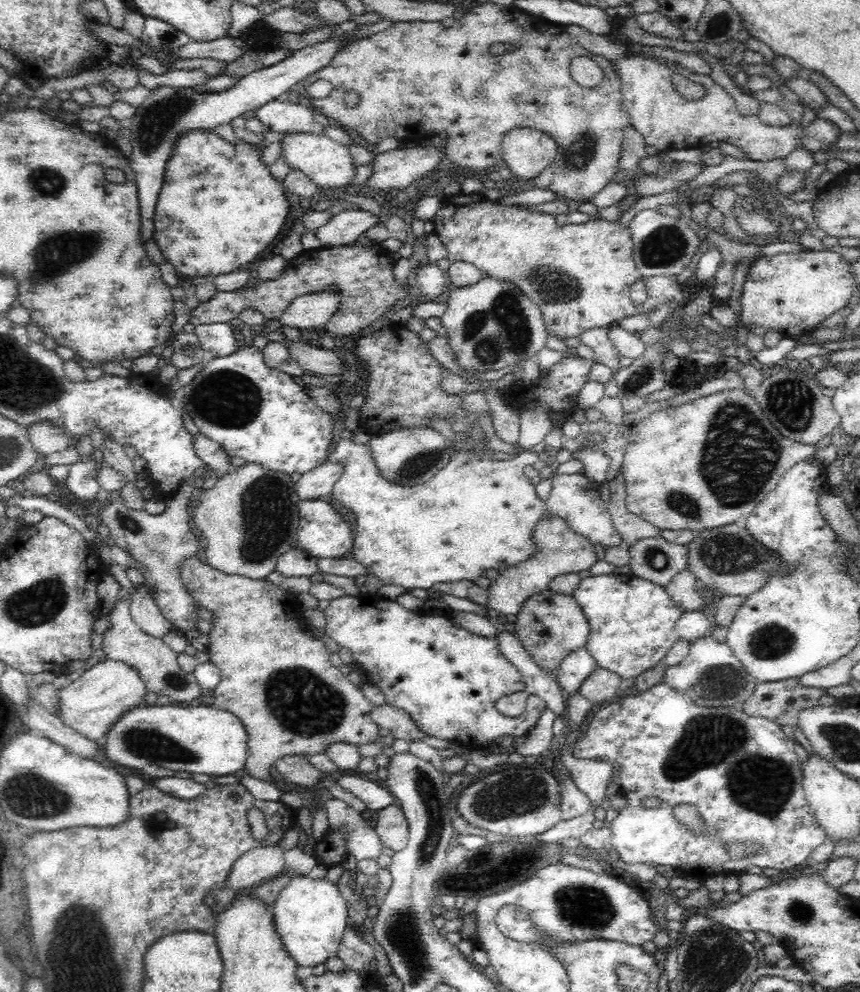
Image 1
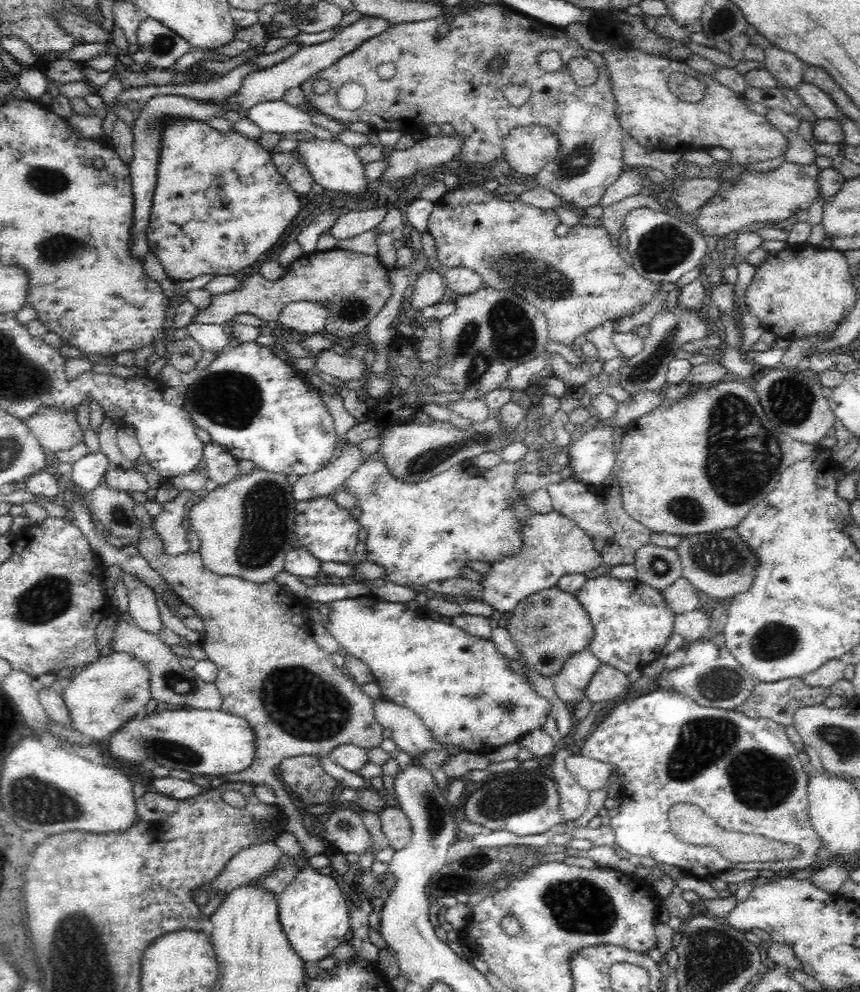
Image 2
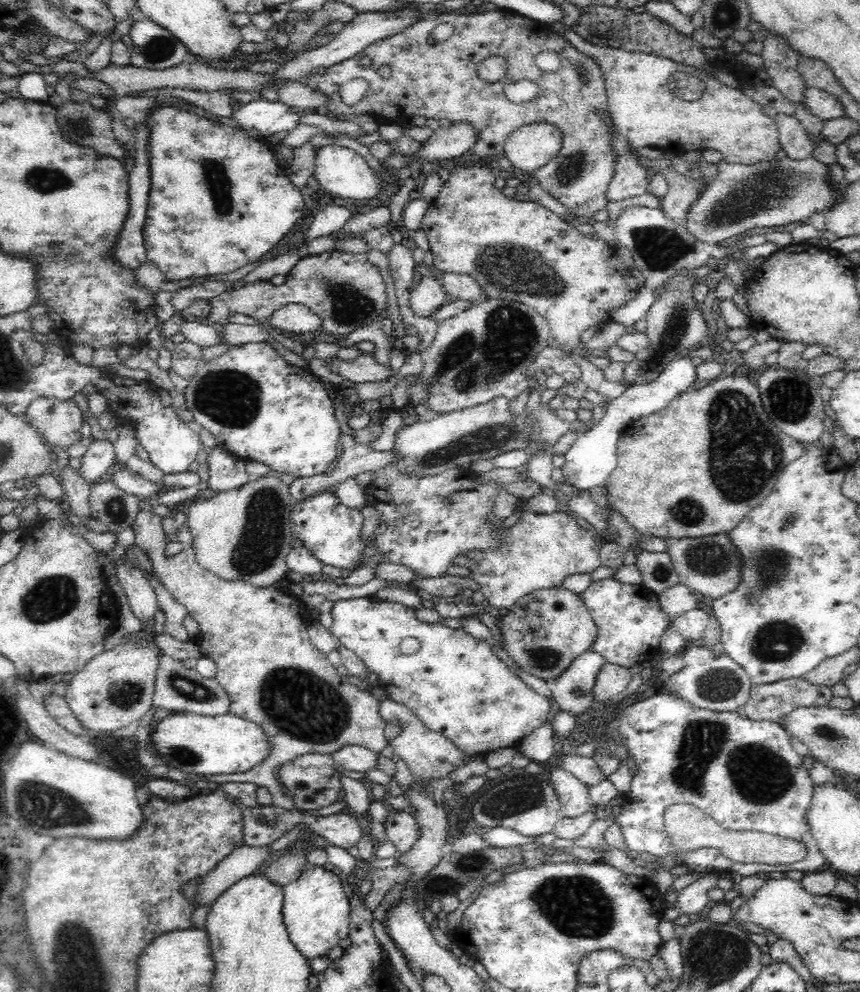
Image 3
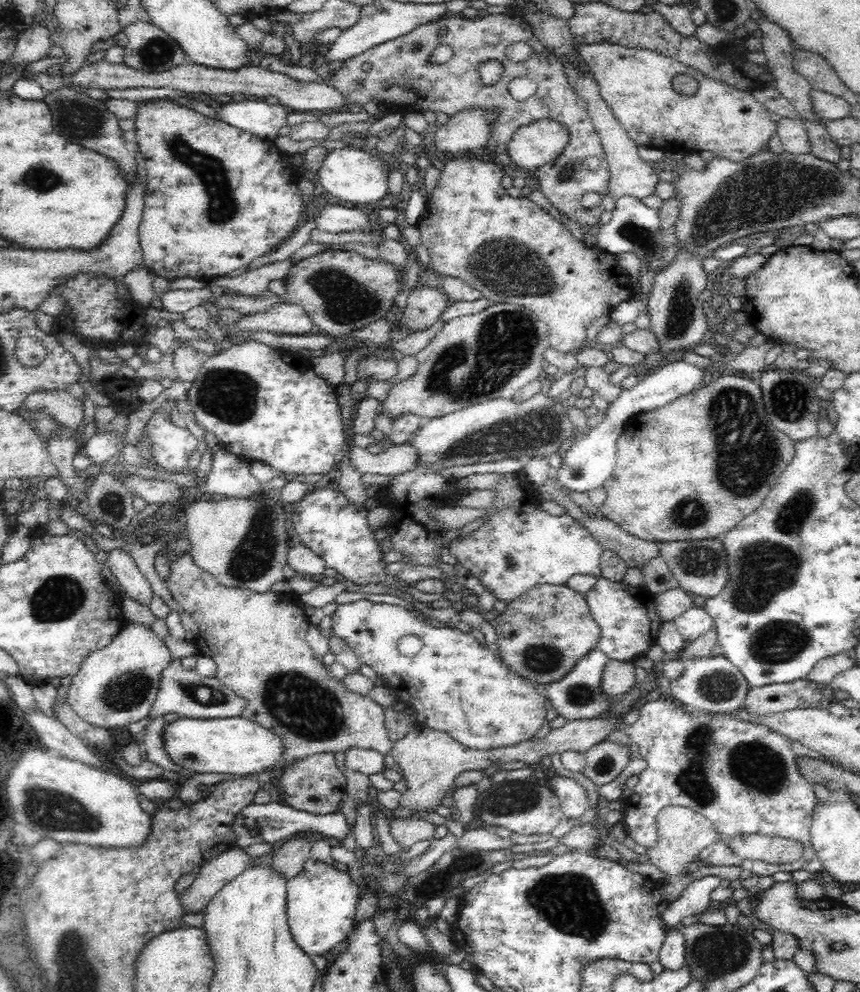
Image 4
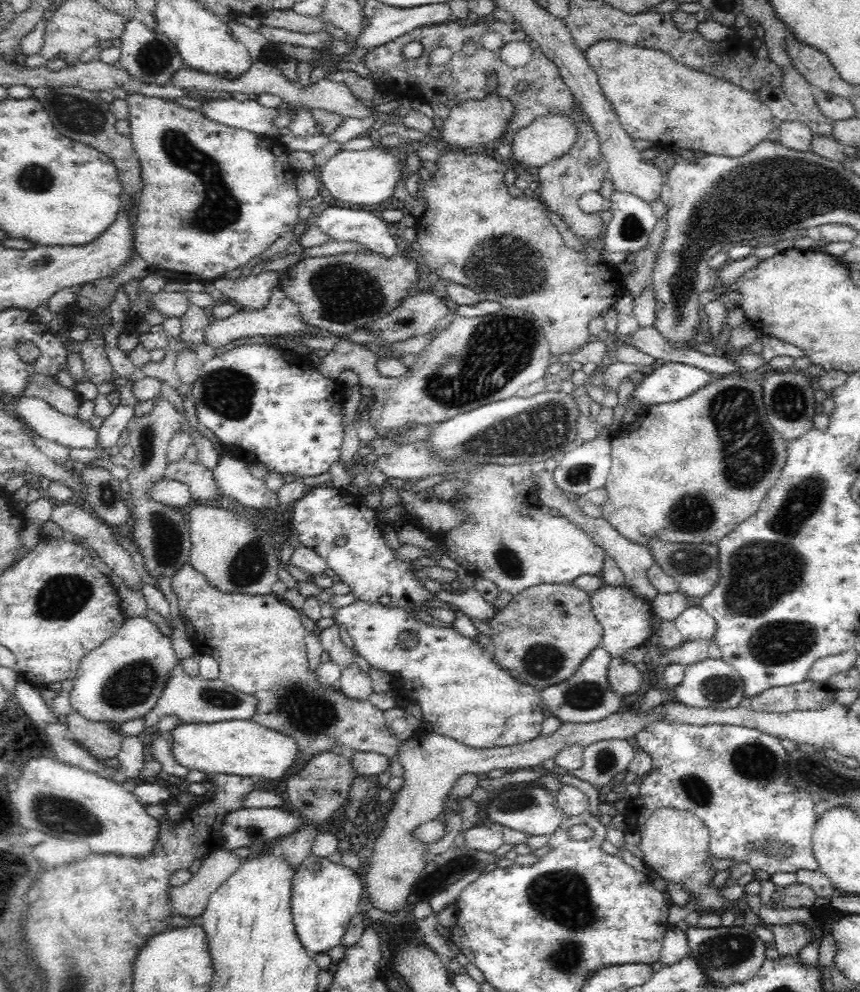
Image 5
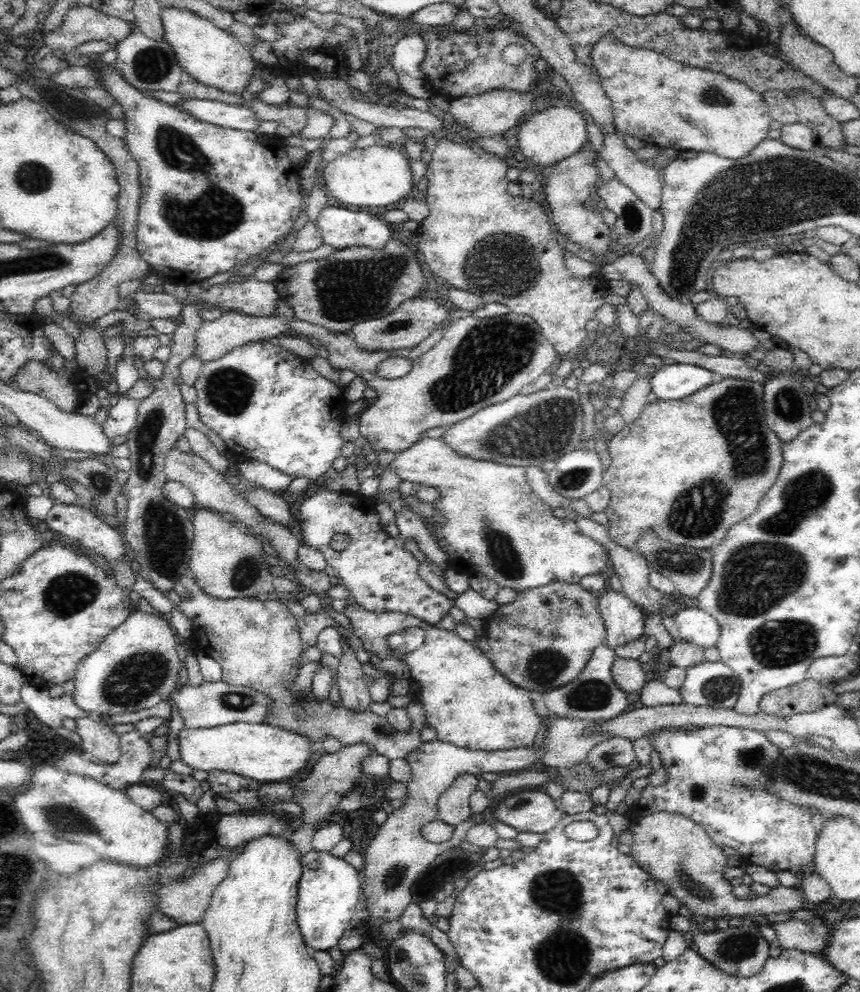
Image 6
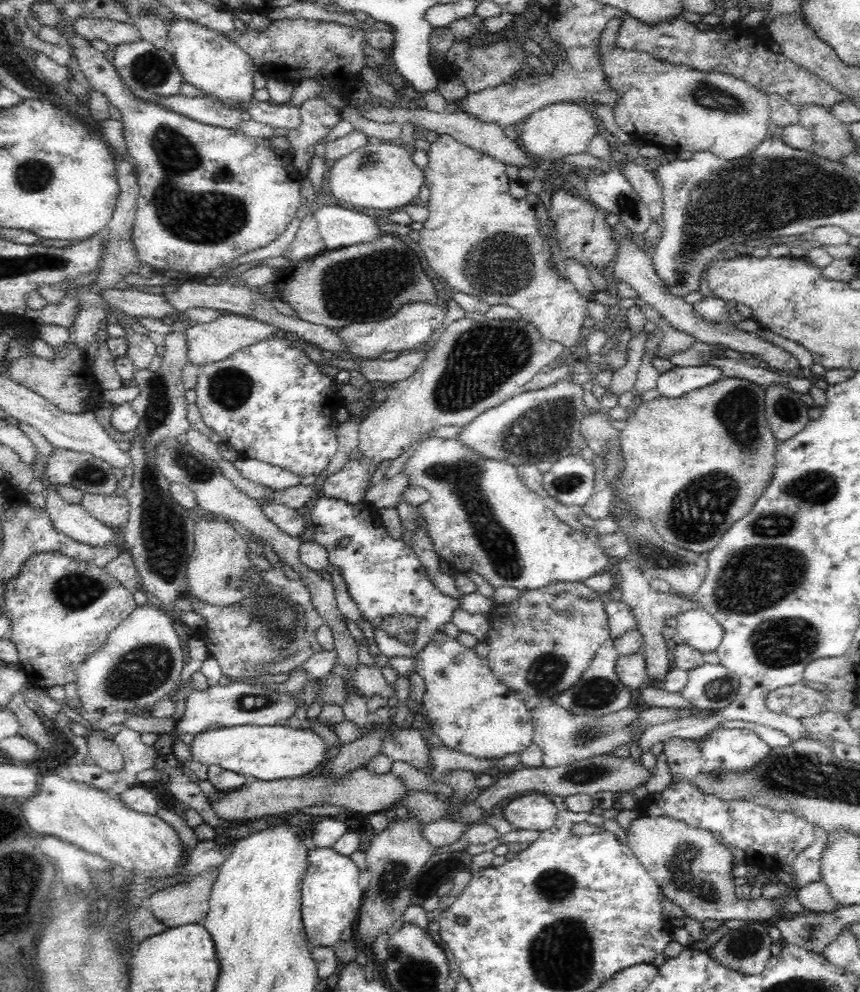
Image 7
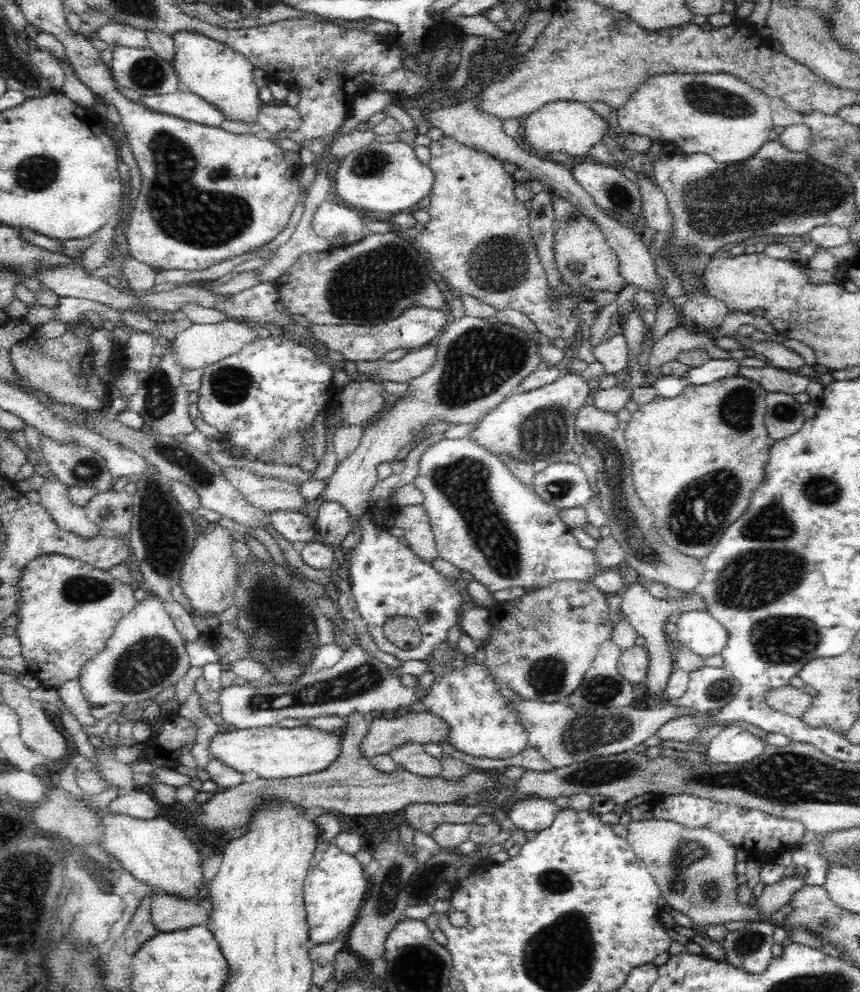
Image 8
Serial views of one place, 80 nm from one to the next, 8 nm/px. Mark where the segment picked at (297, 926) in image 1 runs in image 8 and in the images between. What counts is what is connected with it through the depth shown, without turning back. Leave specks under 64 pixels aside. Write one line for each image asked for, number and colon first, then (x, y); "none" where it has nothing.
2: (312, 910)
3: (316, 912)
4: (321, 904)
5: (325, 896)
6: (328, 888)
7: (330, 897)
8: (334, 889)

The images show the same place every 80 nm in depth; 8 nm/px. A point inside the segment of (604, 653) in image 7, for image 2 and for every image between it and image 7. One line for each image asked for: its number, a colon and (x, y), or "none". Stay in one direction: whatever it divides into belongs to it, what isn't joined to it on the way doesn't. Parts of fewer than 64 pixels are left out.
2: (570, 681)
3: (572, 690)
4: (577, 695)
5: (586, 696)
6: (592, 695)

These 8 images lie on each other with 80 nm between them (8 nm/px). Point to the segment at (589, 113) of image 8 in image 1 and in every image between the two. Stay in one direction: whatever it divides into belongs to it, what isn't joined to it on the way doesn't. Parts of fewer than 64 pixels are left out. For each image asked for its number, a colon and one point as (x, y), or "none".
1: (527, 152)
2: (528, 150)
3: (529, 147)
4: (531, 146)
5: (547, 138)
6: (550, 135)
7: (560, 129)

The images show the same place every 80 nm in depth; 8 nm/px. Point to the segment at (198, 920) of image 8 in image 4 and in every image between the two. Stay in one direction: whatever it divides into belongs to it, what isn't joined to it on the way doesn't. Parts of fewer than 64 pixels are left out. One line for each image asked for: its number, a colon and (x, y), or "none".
4: (214, 875)
5: (191, 899)
6: (186, 901)
7: (188, 902)

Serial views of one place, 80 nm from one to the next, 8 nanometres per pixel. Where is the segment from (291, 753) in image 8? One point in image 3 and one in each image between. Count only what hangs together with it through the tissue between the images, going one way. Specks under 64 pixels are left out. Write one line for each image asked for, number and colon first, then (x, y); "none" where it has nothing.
3: (199, 745)
4: (232, 745)
5: (243, 748)
6: (260, 752)
7: (267, 753)

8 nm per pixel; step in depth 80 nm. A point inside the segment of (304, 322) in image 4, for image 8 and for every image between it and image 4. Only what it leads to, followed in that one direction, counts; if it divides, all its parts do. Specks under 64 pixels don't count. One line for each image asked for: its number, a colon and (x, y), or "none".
5: (280, 317)
6: (215, 339)
7: (209, 343)
8: (201, 345)

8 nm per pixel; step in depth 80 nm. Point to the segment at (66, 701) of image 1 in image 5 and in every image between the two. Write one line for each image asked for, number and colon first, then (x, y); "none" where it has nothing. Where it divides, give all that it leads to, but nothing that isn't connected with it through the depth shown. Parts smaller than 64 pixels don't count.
2: (113, 688)
3: (116, 687)
4: (117, 685)
5: (122, 679)

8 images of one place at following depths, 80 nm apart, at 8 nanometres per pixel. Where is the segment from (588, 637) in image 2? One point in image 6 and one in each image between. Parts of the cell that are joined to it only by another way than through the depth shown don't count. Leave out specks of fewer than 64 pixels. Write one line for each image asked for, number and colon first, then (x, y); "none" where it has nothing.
3: (545, 630)
4: (542, 634)
5: (542, 635)
6: (541, 640)

